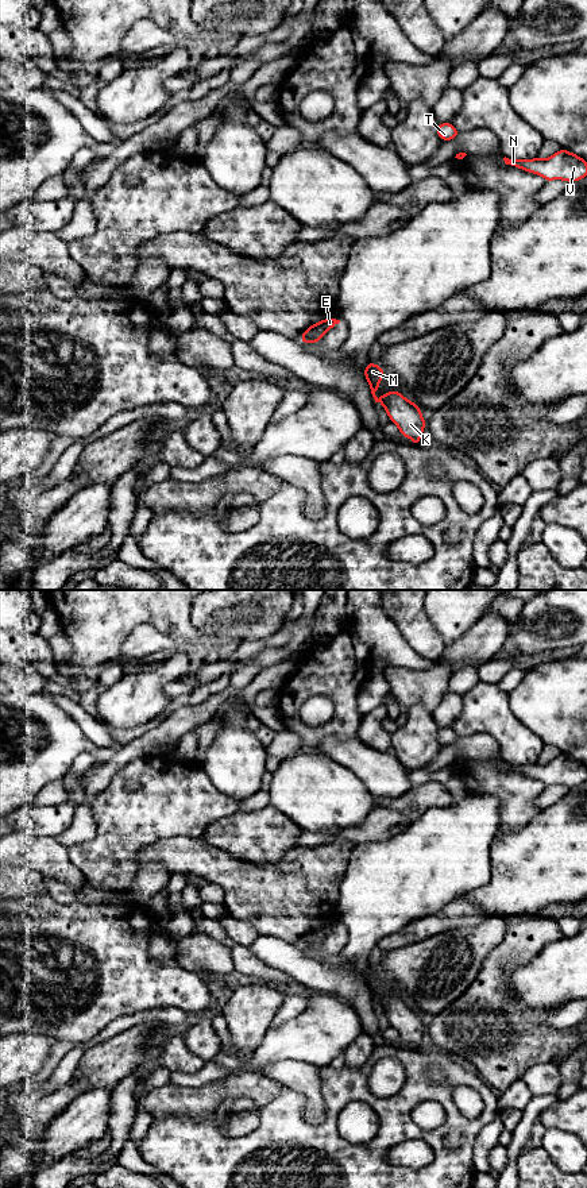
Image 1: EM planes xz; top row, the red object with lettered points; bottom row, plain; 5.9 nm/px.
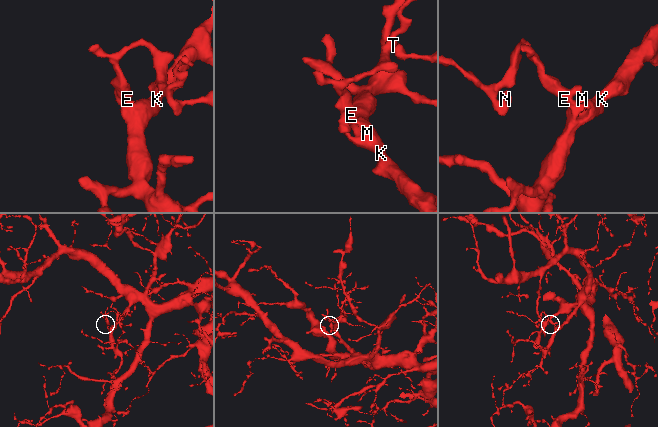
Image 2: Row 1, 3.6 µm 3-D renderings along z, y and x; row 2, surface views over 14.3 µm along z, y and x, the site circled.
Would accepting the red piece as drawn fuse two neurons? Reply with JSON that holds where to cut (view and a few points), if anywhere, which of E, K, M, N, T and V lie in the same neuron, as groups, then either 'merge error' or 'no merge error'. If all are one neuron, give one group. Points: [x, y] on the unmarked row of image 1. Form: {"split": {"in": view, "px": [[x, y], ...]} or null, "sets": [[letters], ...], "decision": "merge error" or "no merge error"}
{"split": {"in": "xz", "px": [[320, 940], [302, 941]]}, "sets": [["E", "N", "T", "V"], ["K", "M"]], "decision": "merge error"}

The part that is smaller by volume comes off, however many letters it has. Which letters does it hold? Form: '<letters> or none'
E, N, T, V

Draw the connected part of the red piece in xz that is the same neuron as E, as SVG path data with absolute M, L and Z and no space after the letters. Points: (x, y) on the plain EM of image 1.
M336 923L321 925L318 927L313 929L312 932L309 932L308 934L305 934L302 941L312 941L312 940L324 941L332 932L335 932L339 927L340 927L340 925L336 925Z

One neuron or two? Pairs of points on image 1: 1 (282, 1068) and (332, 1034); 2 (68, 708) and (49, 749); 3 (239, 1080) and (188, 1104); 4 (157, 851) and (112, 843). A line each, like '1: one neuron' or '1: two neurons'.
1: two neurons
2: two neurons
3: one neuron
4: two neurons

